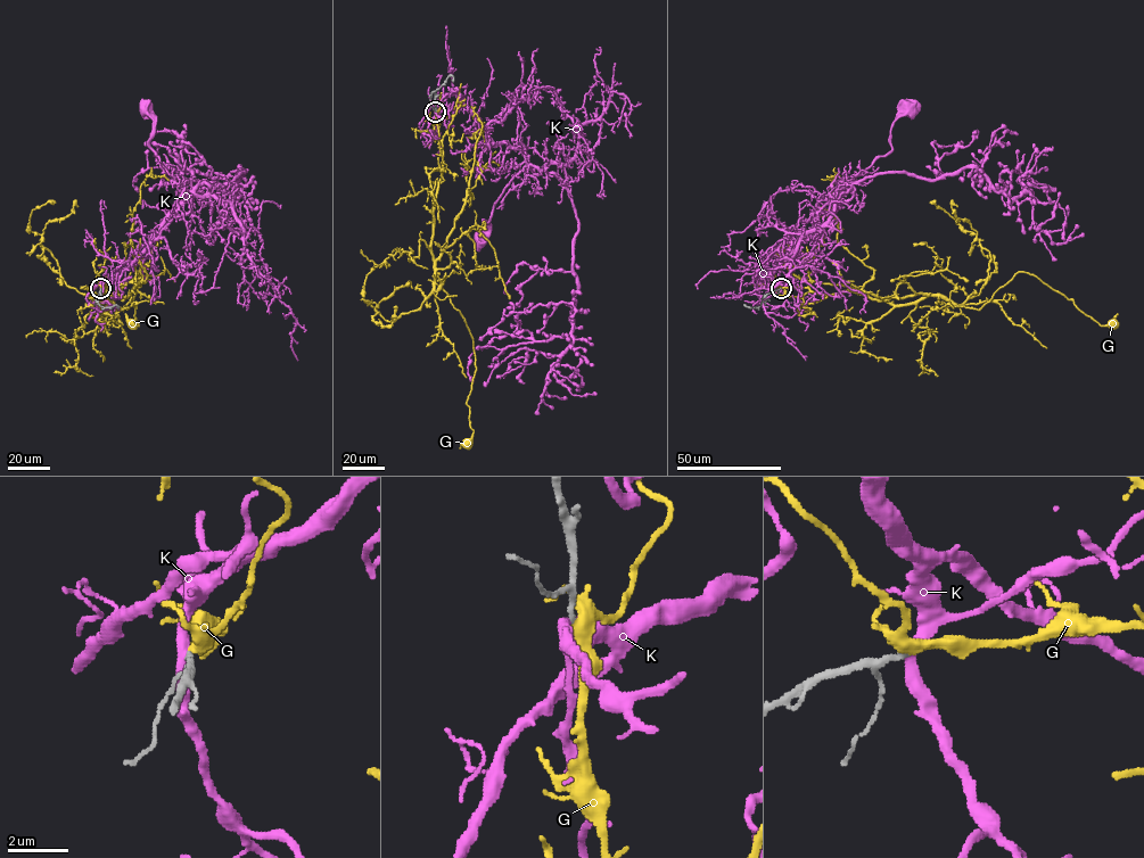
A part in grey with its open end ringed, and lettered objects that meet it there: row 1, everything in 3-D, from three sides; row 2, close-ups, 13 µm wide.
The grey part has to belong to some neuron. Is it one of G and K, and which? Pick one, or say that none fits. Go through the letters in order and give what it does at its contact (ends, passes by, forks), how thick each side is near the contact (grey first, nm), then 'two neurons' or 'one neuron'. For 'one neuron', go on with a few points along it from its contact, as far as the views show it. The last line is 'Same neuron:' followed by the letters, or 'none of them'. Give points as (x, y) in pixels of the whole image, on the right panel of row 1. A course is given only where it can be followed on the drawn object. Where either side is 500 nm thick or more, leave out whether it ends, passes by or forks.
G: it forks there; 180 nm thick on the grey side, 340 nm on the other; one neuron; it runs (780, 288), (852, 291), (896, 305), (939, 296), (953, 306), (979, 310), (1023, 271), (1101, 324), (1111, 322)
K: it passes by; 180 nm thick on the grey side, 360 nm on the other; two neurons
Same neuron: G

